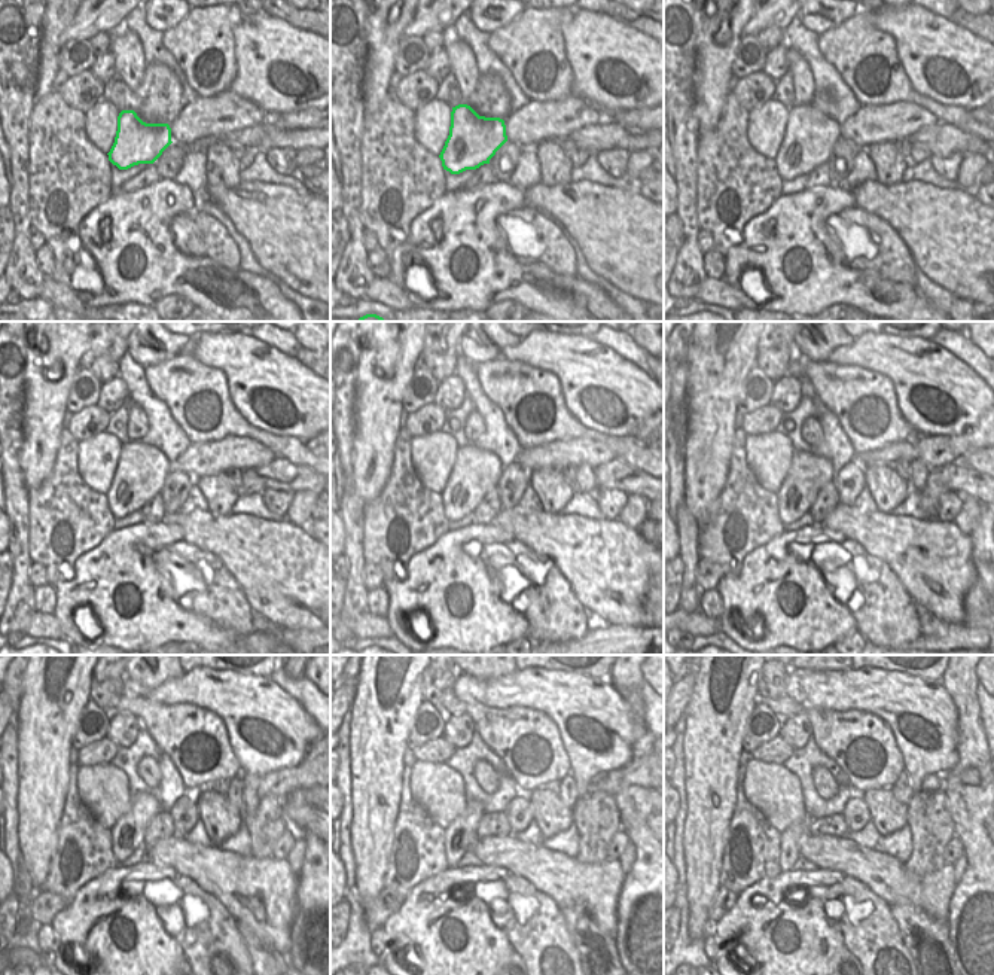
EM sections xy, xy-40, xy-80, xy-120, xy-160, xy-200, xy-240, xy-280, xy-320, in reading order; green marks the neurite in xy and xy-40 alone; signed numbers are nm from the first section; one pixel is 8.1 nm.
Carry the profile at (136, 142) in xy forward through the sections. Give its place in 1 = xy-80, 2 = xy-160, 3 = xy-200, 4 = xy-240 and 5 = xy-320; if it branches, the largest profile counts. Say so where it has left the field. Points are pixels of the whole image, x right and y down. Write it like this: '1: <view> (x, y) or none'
1: xy-80 (810, 136)
2: xy-160 (476, 471)
3: xy-200 (808, 474)
4: xy-240 (128, 834)
5: xy-320 (789, 855)

